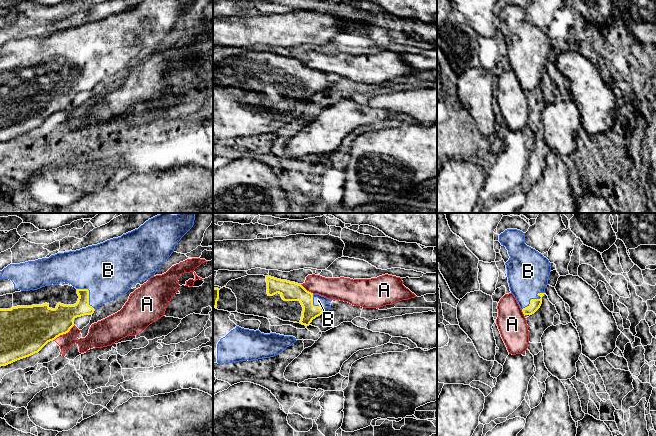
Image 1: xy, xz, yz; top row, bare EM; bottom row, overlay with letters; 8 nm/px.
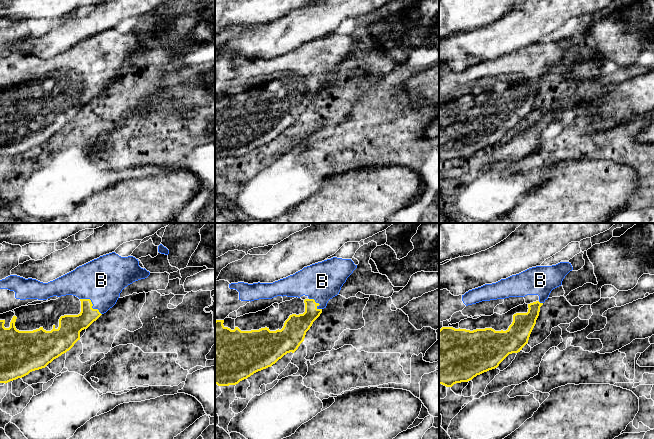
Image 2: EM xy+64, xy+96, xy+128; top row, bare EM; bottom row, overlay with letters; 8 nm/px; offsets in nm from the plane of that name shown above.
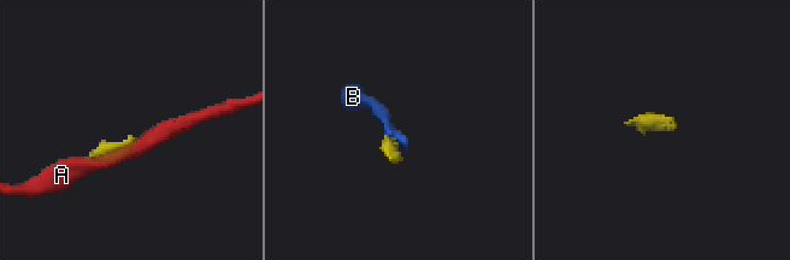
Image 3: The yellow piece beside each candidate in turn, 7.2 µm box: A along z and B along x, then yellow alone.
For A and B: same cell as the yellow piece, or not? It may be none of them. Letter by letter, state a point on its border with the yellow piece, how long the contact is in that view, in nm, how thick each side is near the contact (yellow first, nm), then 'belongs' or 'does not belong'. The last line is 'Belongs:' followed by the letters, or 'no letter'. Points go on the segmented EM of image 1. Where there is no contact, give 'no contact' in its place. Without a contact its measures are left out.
A: xy (63, 333) | 220 nm | 340/120 nm | does not belong
B: yz (534, 299) | 240 nm | 90/340 nm | belongs
Belongs: B

